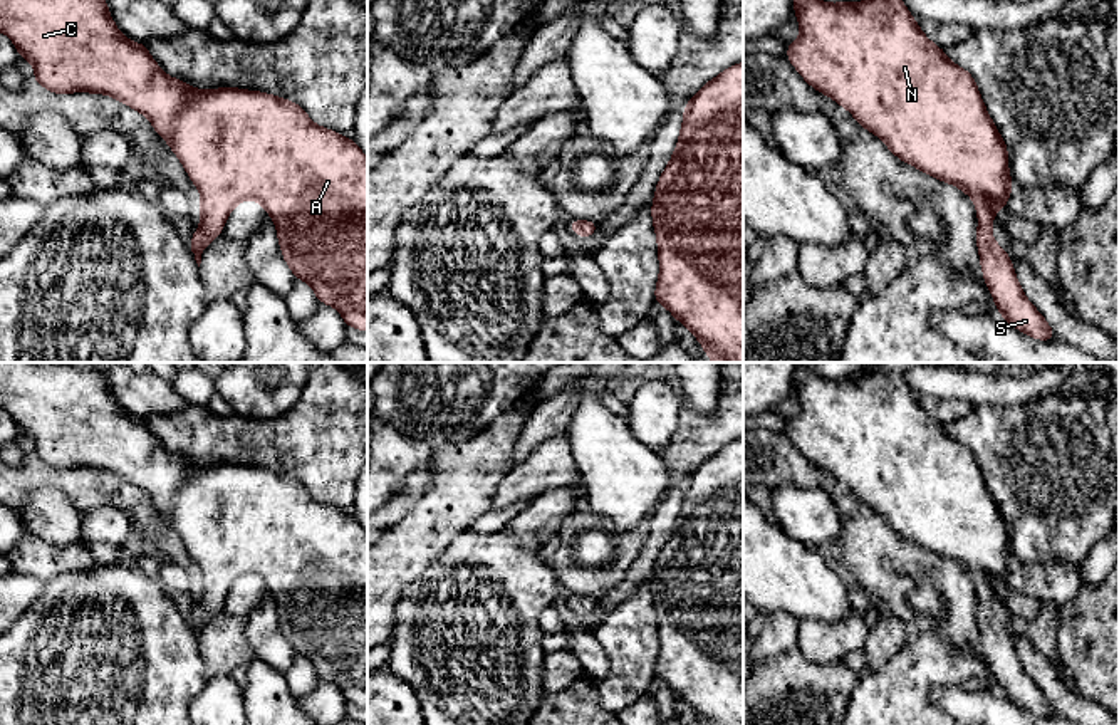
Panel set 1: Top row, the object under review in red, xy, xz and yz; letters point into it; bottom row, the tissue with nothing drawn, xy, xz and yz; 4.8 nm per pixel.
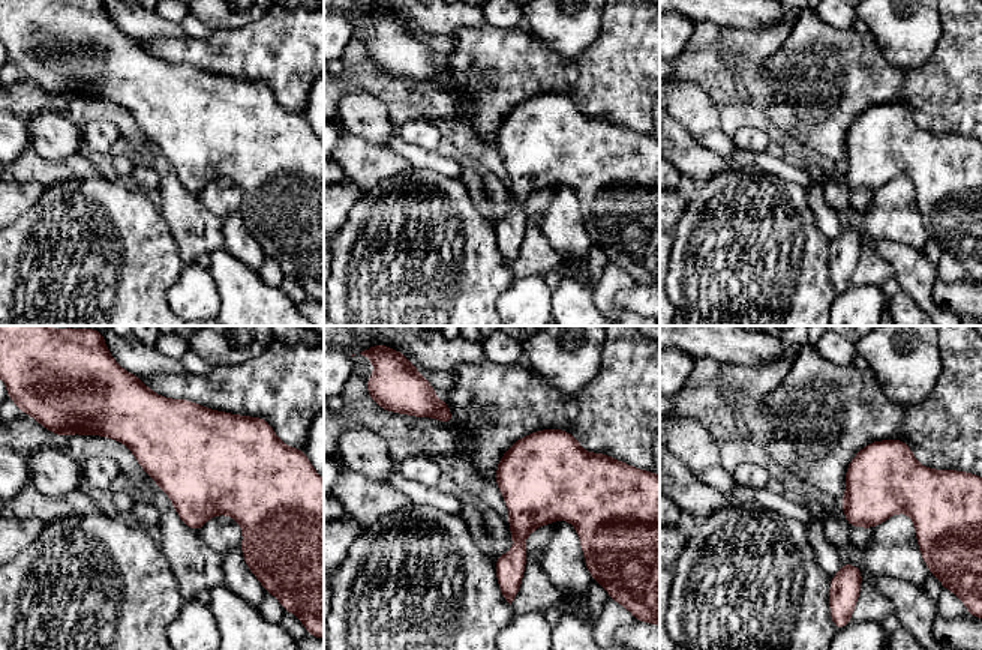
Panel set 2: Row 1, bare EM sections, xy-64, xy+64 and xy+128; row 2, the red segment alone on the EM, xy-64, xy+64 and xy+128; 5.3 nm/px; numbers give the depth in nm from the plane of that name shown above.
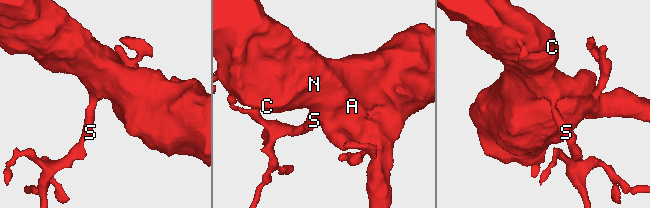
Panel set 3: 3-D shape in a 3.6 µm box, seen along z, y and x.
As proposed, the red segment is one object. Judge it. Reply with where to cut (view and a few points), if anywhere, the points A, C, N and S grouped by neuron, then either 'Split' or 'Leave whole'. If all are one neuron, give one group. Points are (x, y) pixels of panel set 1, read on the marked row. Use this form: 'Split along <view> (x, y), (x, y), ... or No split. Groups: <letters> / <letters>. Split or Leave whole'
No split. Groups: A C N S. Leave whole

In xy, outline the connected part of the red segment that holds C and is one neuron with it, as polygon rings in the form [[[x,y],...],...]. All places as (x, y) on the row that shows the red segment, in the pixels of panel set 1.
[[[0,0],[0,32],[12,39],[18,59],[32,62],[34,82],[52,94],[106,94],[151,121],[201,195],[201,223],[188,243],[198,267],[201,252],[223,233],[230,211],[252,198],[273,220],[282,257],[294,277],[305,280],[320,304],[336,307],[347,327],[367,331],[367,158],[354,139],[314,124],[294,101],[237,87],[195,89],[166,76],[149,55],[148,44],[134,44],[117,30],[106,0]]]

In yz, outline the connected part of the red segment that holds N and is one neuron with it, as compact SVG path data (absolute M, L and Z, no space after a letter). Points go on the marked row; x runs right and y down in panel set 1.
M794 0L794 12L800 23L800 39L787 44L789 62L809 86L844 106L901 161L971 196L978 213L980 265L997 310L1010 326L1033 339L1057 339L1044 316L1025 297L1012 258L991 238L993 215L1007 208L1013 181L1007 144L983 104L973 76L953 64L945 50L921 32L904 0Z

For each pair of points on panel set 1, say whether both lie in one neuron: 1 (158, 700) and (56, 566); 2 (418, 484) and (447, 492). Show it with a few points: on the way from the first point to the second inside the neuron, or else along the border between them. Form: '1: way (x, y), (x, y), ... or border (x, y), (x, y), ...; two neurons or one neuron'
1: border (81, 568), (64, 571), (42, 584); two neurons
2: border (431, 458), (431, 484), (403, 516); two neurons

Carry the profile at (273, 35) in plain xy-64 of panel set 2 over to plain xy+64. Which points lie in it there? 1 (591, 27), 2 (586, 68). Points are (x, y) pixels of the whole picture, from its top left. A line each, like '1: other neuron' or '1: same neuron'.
1: other neuron
2: same neuron

